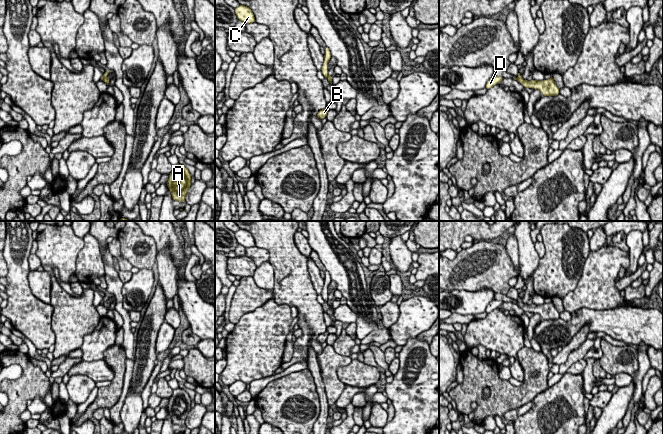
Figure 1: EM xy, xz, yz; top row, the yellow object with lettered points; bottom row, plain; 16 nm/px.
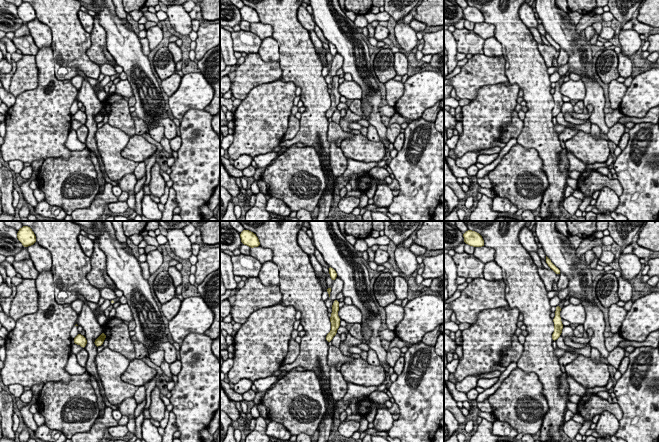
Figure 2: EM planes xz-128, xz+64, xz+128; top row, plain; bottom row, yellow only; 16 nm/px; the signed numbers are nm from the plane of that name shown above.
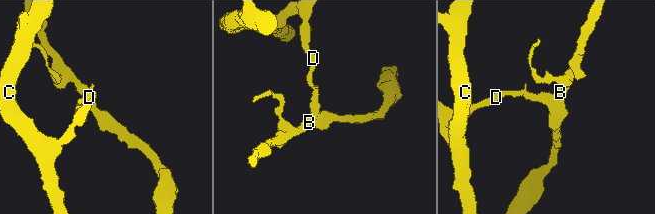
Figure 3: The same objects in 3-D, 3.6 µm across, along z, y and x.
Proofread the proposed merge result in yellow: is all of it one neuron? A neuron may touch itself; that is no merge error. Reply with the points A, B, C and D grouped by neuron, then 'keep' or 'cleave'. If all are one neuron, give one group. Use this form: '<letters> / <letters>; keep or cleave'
A B / C D; cleave

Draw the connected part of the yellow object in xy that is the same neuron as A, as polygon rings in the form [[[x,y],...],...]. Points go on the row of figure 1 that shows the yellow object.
[[[181,164],[174,165],[167,182],[168,189],[175,201],[186,202],[185,198],[191,186],[191,174]]]

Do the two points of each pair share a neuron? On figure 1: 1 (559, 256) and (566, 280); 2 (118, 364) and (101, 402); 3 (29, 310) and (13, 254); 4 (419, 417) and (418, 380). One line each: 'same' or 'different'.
1: same
2: same
3: same
4: same

